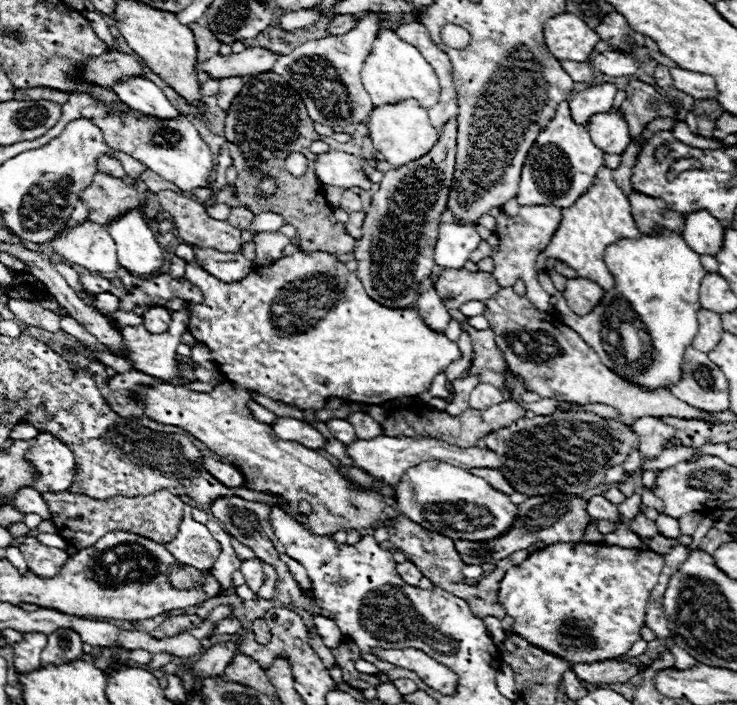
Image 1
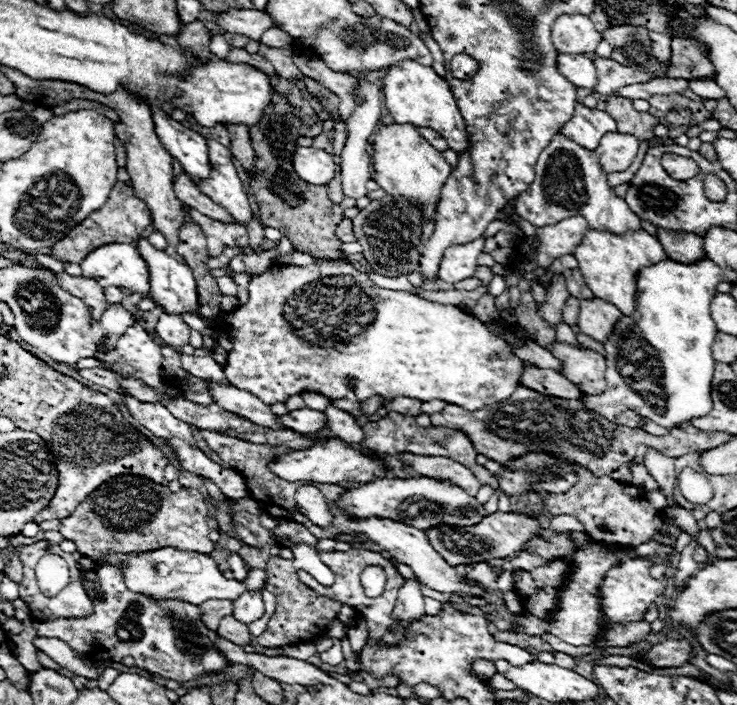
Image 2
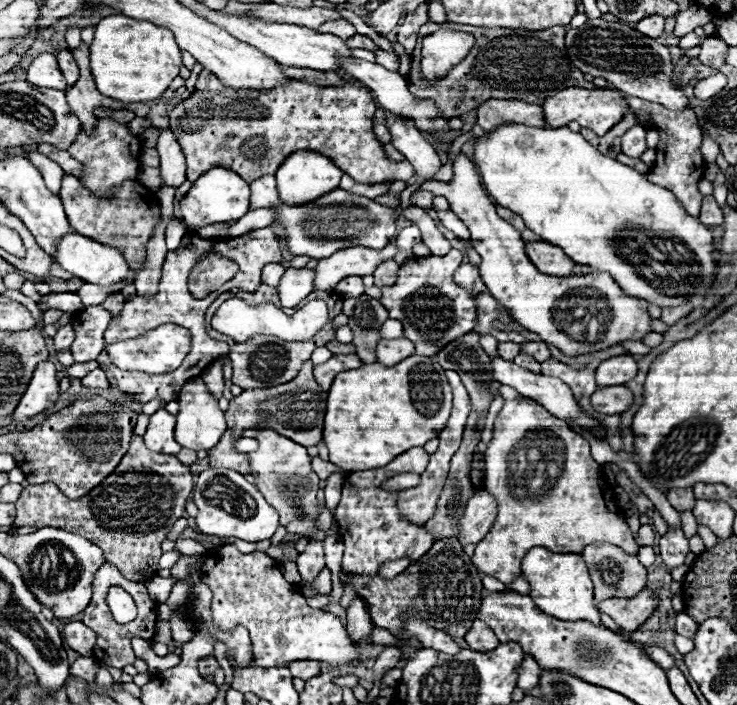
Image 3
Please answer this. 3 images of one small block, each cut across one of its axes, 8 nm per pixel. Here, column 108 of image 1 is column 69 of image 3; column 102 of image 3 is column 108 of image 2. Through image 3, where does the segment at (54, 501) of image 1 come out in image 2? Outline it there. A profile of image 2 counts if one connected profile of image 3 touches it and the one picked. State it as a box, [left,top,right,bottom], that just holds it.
[60,476,216,560]

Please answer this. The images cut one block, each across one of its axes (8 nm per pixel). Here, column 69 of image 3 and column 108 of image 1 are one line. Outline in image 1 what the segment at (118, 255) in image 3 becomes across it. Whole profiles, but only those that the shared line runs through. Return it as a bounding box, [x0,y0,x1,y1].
[50,220,120,272]

